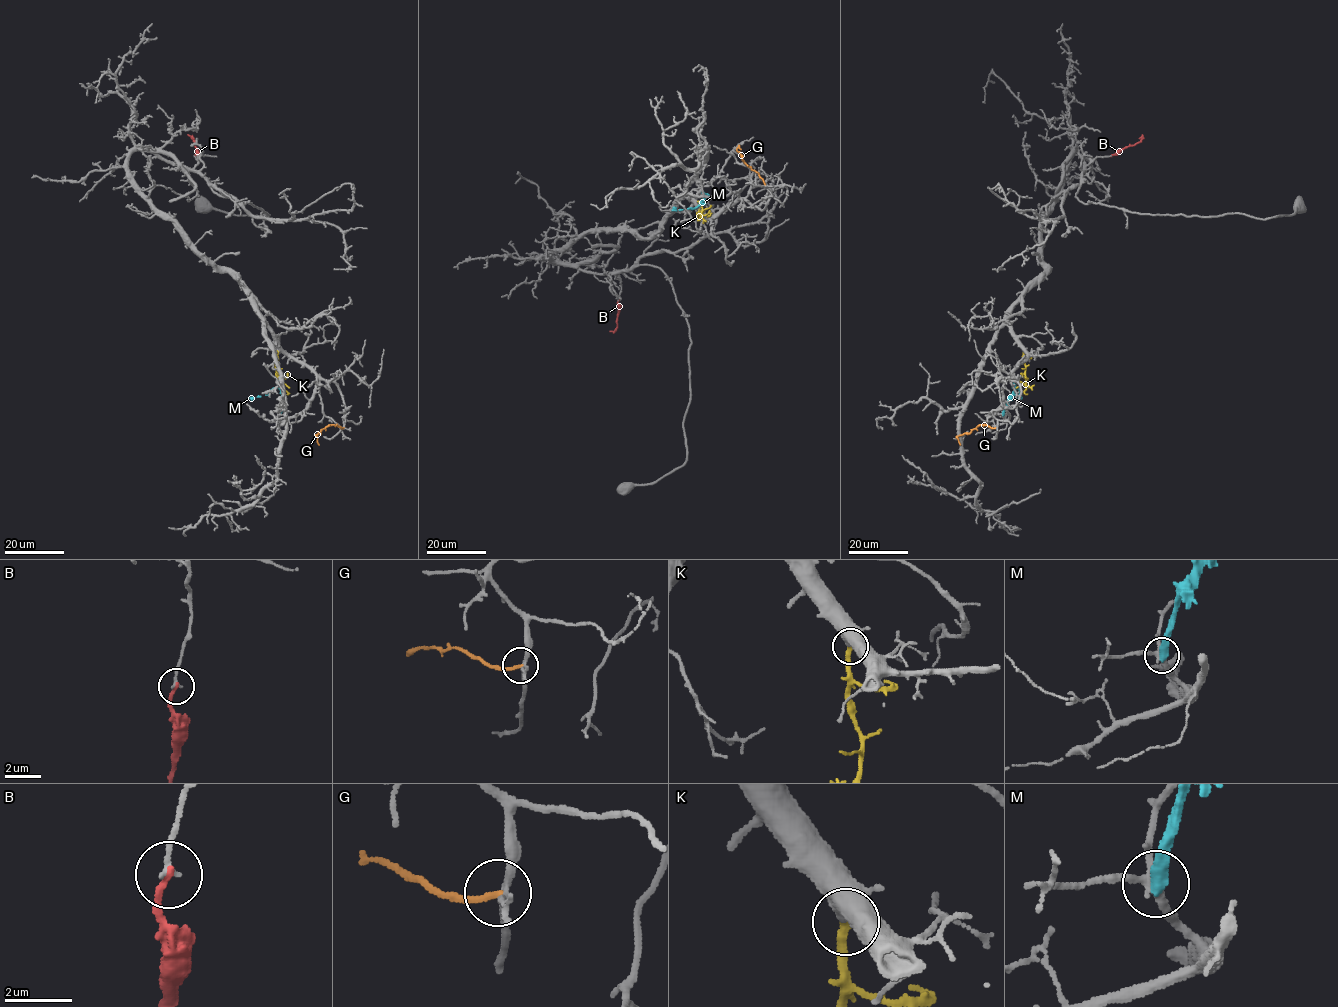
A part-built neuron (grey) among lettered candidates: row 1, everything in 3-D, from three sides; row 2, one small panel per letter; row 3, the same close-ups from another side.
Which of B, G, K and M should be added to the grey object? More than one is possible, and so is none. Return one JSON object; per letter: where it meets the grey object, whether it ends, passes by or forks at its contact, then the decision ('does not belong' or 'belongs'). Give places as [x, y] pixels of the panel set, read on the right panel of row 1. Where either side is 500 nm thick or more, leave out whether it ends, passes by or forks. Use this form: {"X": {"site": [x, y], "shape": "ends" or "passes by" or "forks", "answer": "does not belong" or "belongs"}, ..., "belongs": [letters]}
{"B": {"site": [1111, 156], "shape": "ends", "answer": "does not belong"}, "G": {"site": [996, 428], "shape": "ends", "answer": "does not belong"}, "K": {"site": [1023, 351], "answer": "belongs"}, "M": {"site": [1002, 414], "shape": "ends", "answer": "does not belong"}, "belongs": ["K"]}

